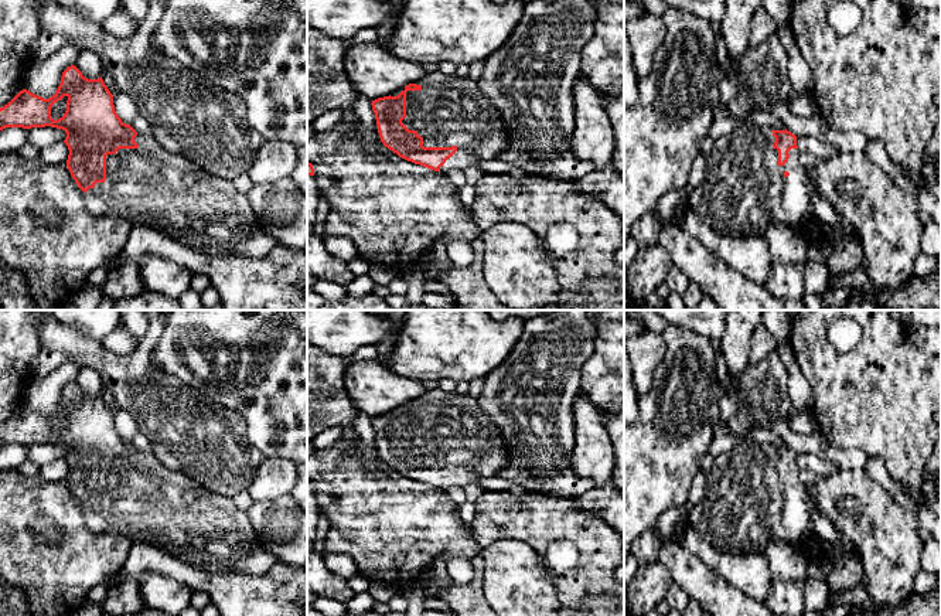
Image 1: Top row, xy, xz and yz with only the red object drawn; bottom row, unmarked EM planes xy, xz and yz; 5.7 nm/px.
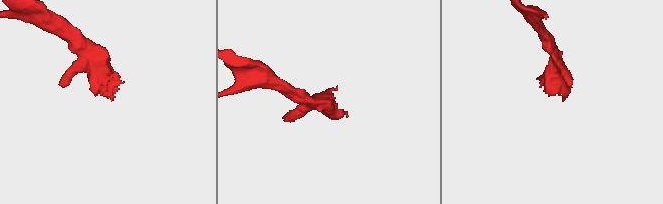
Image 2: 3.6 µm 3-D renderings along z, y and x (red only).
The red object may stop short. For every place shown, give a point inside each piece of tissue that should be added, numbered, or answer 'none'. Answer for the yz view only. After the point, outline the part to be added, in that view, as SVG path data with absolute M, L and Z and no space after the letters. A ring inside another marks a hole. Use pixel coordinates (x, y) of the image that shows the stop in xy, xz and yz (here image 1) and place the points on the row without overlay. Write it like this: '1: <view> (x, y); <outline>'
1: yz (745, 507); M751 442L740 443L733 452L722 453L713 459L712 470L706 474L705 497L693 504L689 521L699 535L720 552L733 555L764 552L771 540L802 542L814 534L808 489L801 481L801 469L791 466L788 479L778 483L778 467L773 464L774 459L771 446Z

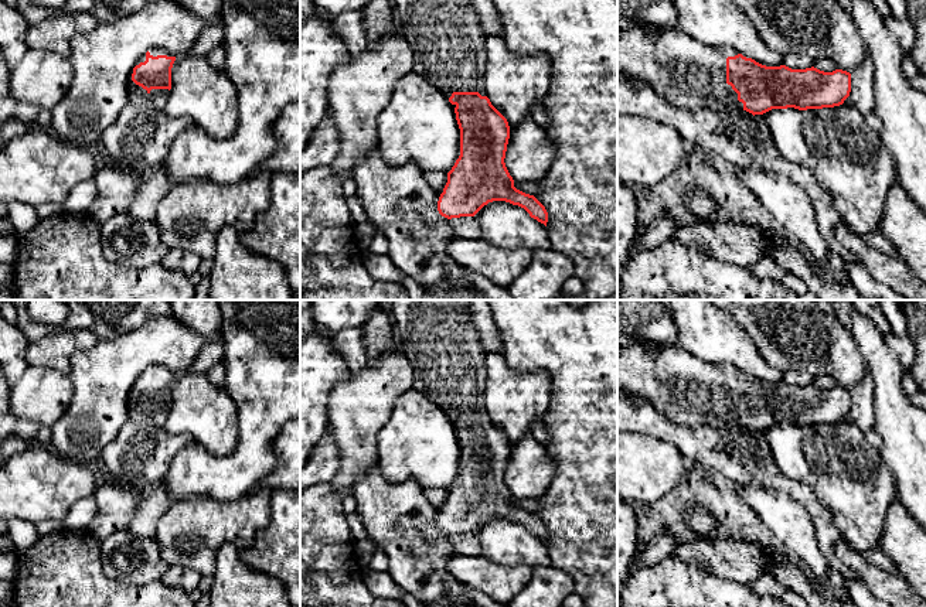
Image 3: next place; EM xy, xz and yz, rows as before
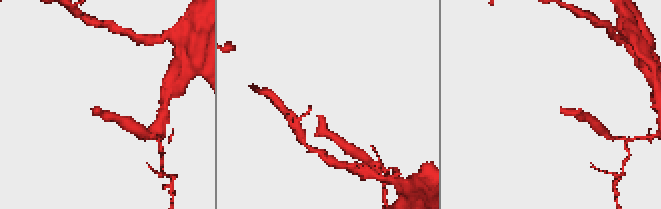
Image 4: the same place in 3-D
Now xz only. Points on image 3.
1: xz (439, 338); M388 300L387 307L396 331L396 345L406 355L413 369L412 388L438 405L447 416L453 409L479 409L481 413L487 413L483 398L487 369L470 300Z

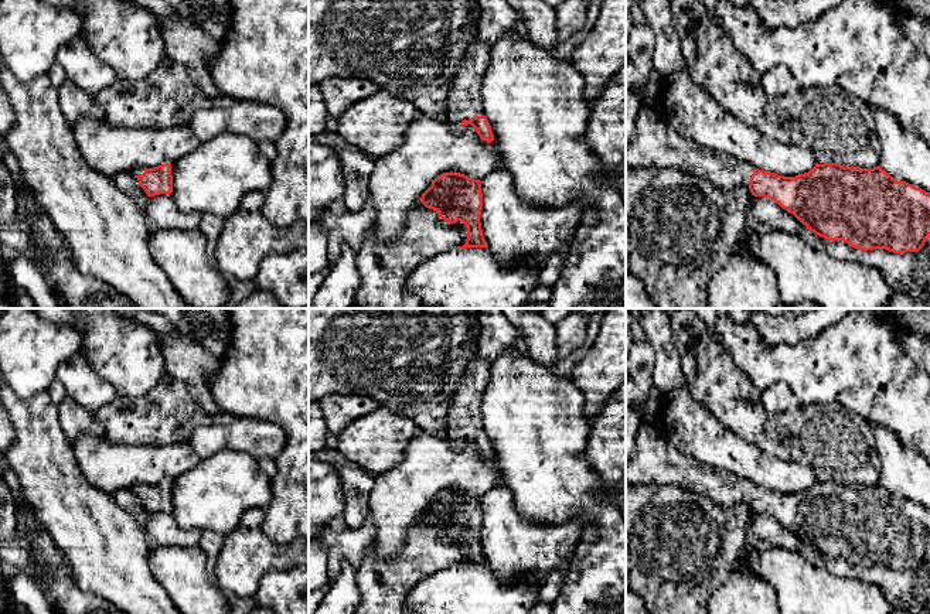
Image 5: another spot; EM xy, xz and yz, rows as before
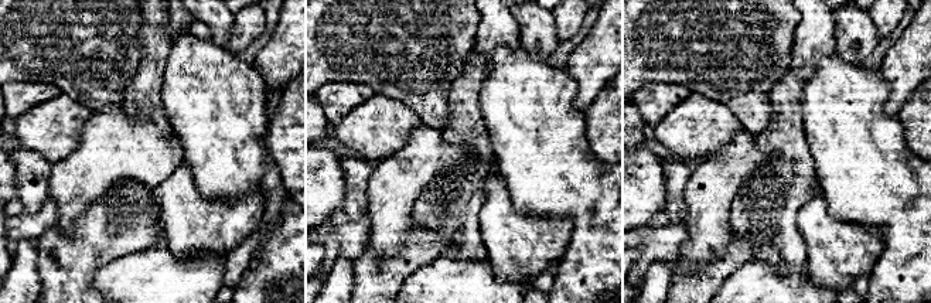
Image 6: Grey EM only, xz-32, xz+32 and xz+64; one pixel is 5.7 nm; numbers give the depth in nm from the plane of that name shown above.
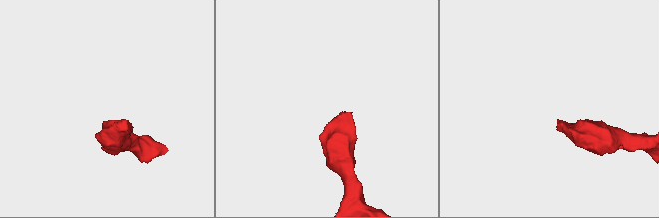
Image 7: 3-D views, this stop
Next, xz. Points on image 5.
1: xz (464, 418); M476 348L449 402L447 434L456 441L484 433L481 403L490 381L490 365Z

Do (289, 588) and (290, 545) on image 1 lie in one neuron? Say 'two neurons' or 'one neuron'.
two neurons

